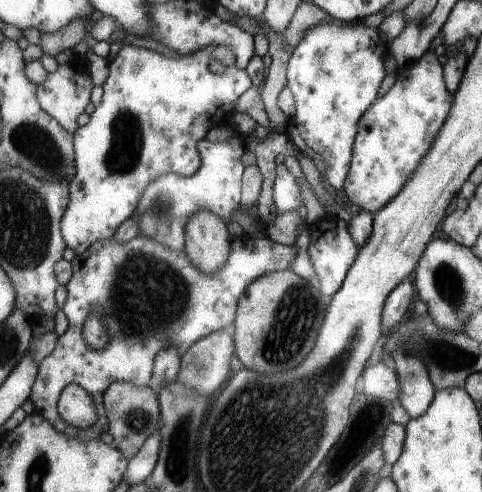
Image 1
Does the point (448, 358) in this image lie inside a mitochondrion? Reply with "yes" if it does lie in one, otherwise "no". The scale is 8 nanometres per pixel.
yes

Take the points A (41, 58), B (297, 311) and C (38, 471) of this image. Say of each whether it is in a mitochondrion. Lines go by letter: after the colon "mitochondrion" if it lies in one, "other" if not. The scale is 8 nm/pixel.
A: other
B: mitochondrion
C: mitochondrion

